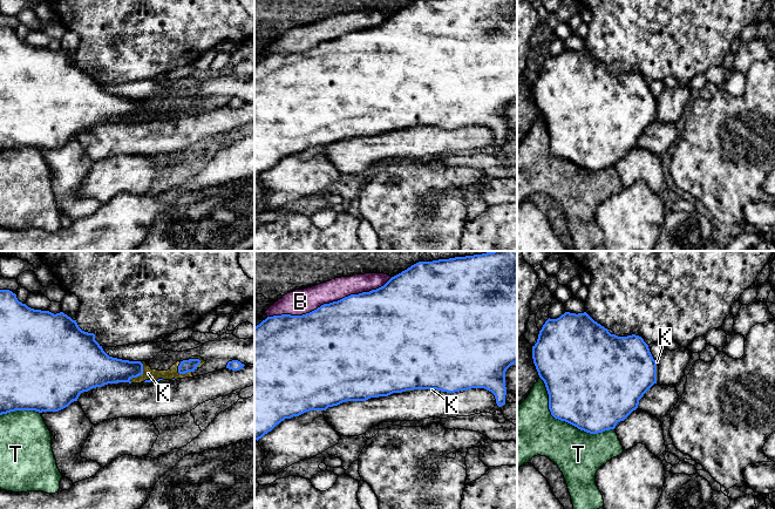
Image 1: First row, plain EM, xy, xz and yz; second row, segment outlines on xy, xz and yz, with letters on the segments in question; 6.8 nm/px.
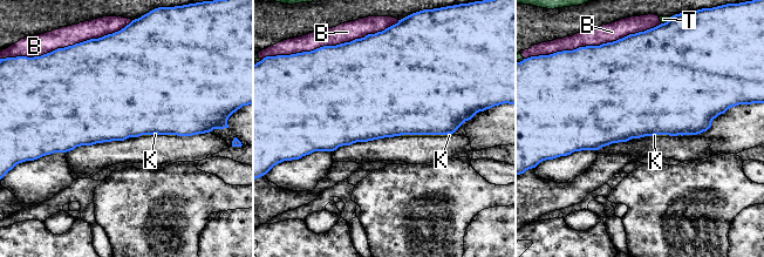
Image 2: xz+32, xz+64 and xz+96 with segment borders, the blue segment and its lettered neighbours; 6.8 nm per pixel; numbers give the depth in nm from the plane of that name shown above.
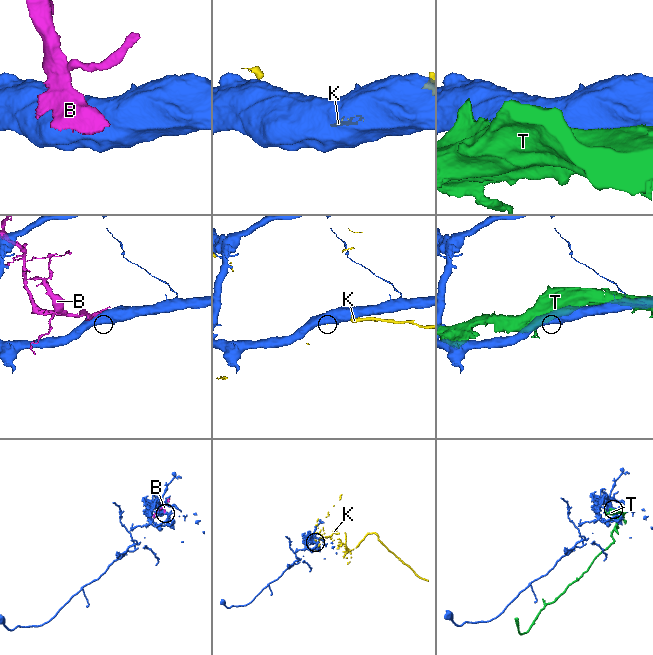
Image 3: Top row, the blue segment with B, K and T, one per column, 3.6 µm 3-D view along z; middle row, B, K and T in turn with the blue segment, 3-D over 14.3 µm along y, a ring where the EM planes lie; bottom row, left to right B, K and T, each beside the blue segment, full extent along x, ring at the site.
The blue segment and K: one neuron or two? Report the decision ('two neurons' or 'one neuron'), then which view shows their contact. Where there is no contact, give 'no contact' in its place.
two neurons; meets blue in xy

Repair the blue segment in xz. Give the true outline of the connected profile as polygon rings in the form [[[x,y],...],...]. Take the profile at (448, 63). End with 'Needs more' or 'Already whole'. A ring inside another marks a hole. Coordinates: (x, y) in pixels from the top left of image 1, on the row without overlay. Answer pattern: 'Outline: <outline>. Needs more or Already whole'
Outline: [[[416,0],[392,14],[383,23],[351,32],[324,41],[302,52],[267,54],[254,65],[254,177],[261,176],[285,156],[310,148],[326,148],[346,138],[366,138],[414,127],[436,127],[447,130],[484,125],[495,133],[498,144],[505,142],[505,109],[517,100],[517,0]]]. Already whole

